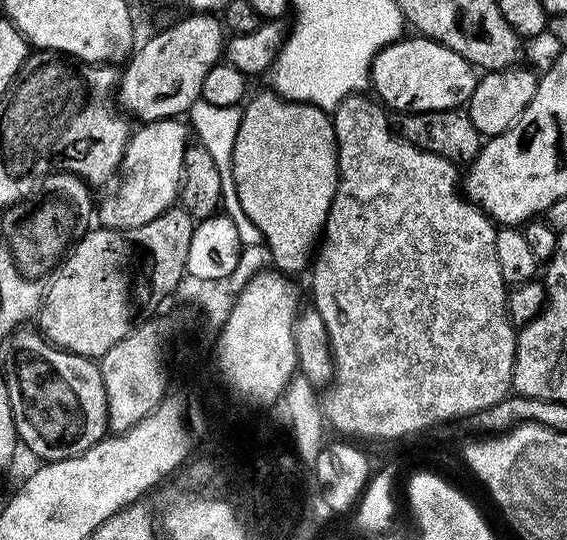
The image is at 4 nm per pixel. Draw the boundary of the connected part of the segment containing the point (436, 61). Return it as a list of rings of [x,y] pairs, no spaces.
[[[419,34],[410,36],[387,44],[372,59],[371,91],[393,113],[396,111],[423,114],[425,112],[441,112],[451,108],[459,109],[461,106],[467,105],[476,89],[478,79],[476,65],[471,64],[462,53],[442,46],[428,36]]]

